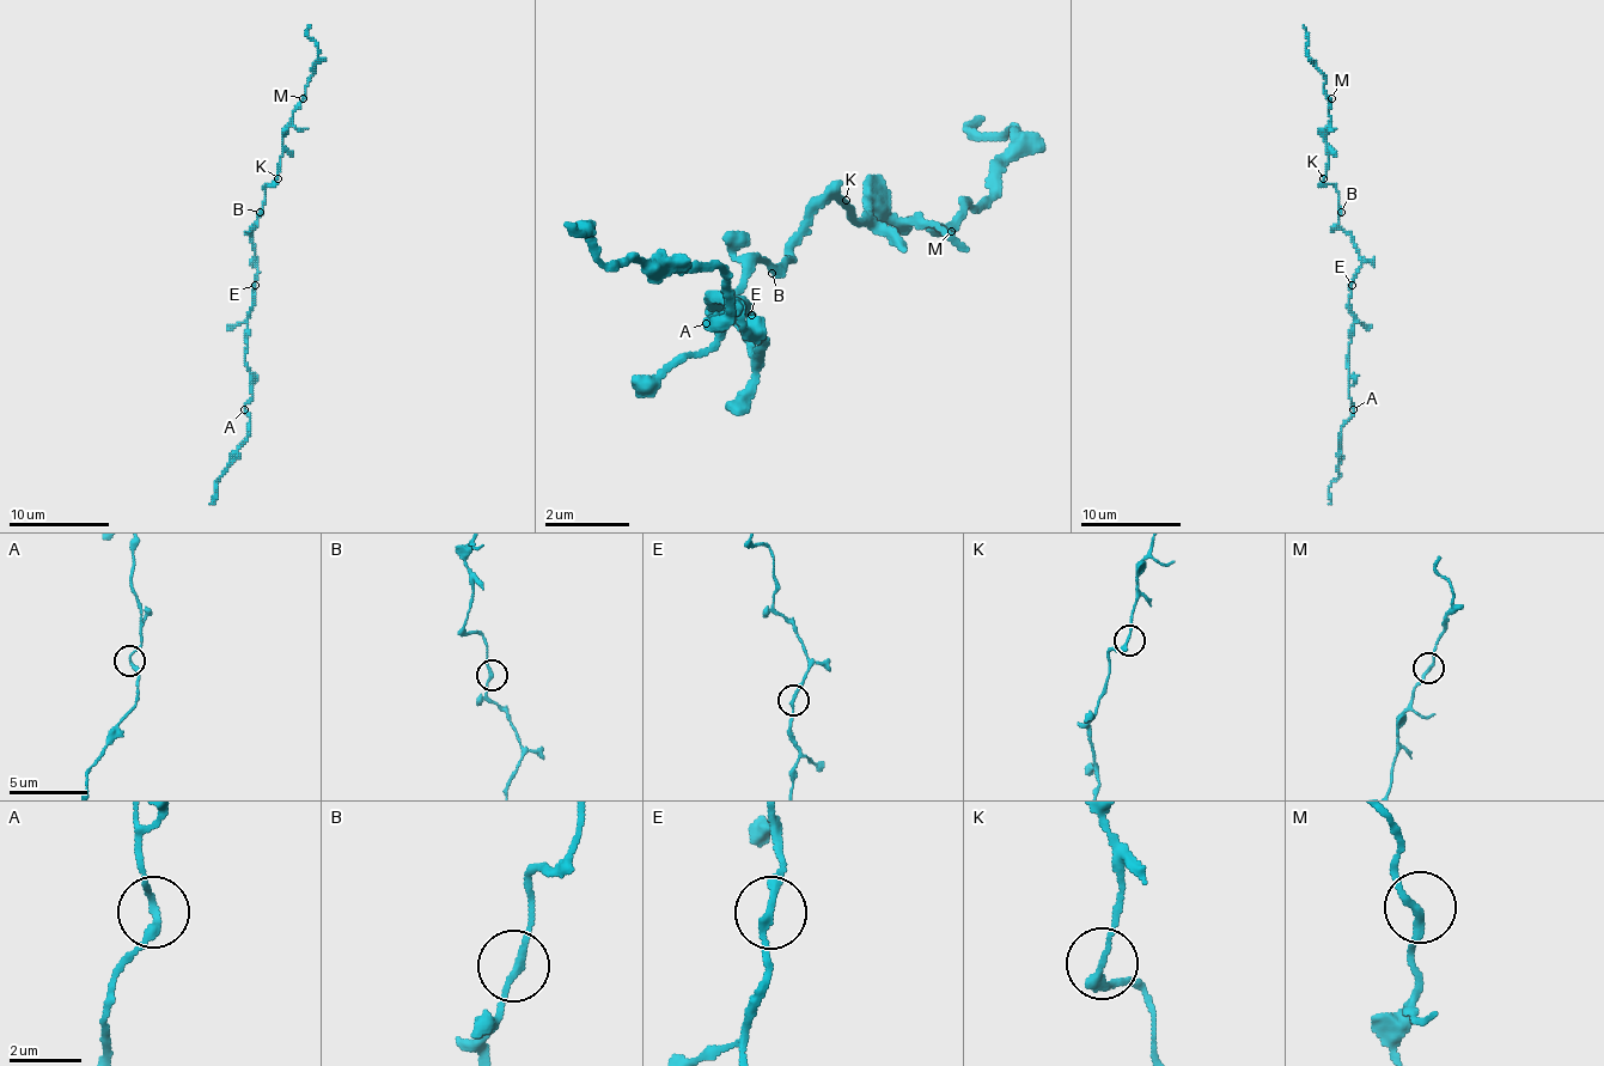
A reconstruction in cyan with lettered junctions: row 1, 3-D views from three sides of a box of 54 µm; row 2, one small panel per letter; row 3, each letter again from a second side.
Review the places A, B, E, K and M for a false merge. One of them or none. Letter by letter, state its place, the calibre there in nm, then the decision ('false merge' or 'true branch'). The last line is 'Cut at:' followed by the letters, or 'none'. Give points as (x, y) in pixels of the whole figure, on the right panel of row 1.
A: (1353, 409) | 220 nm | true branch
B: (1341, 212) | 190 nm | true branch
E: (1352, 285) | 200 nm | true branch
K: (1323, 178) | 200 nm | true branch
M: (1331, 98) | 200 nm | true branch
Cut at: none

